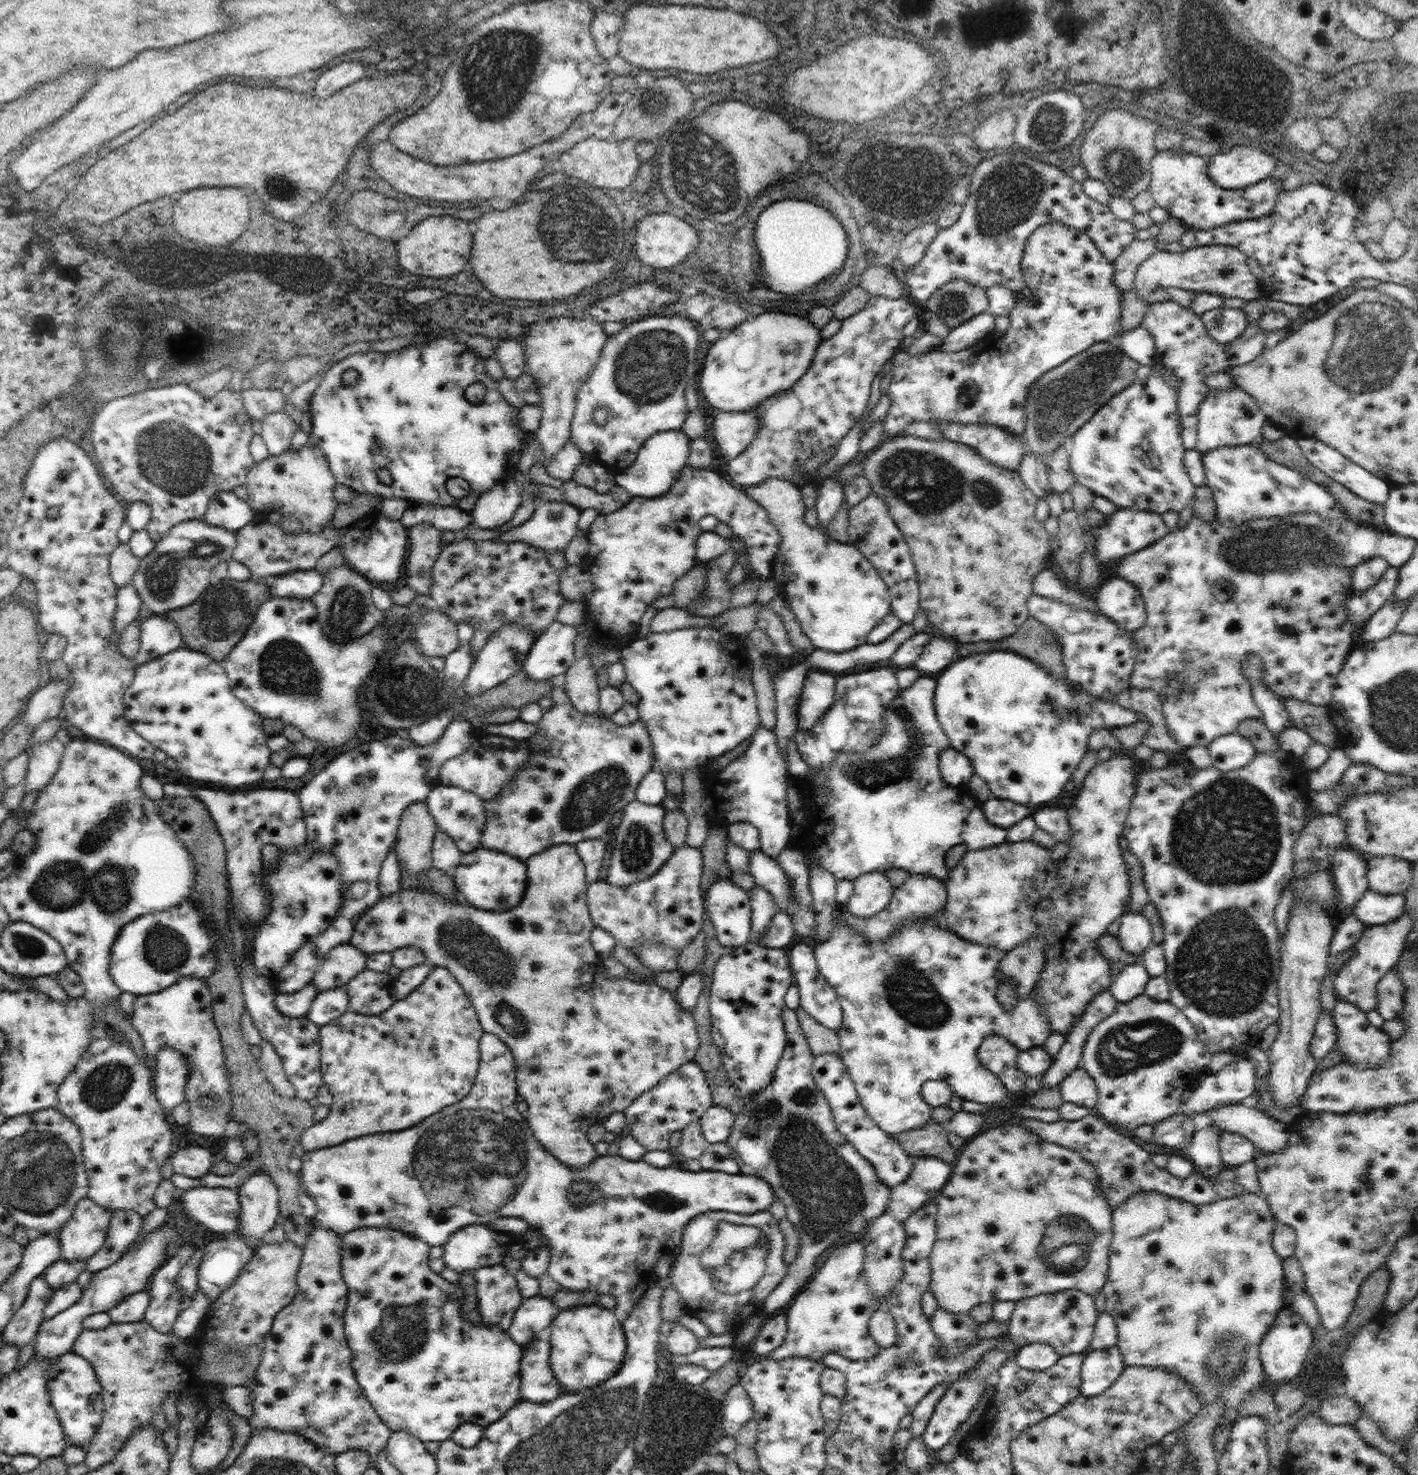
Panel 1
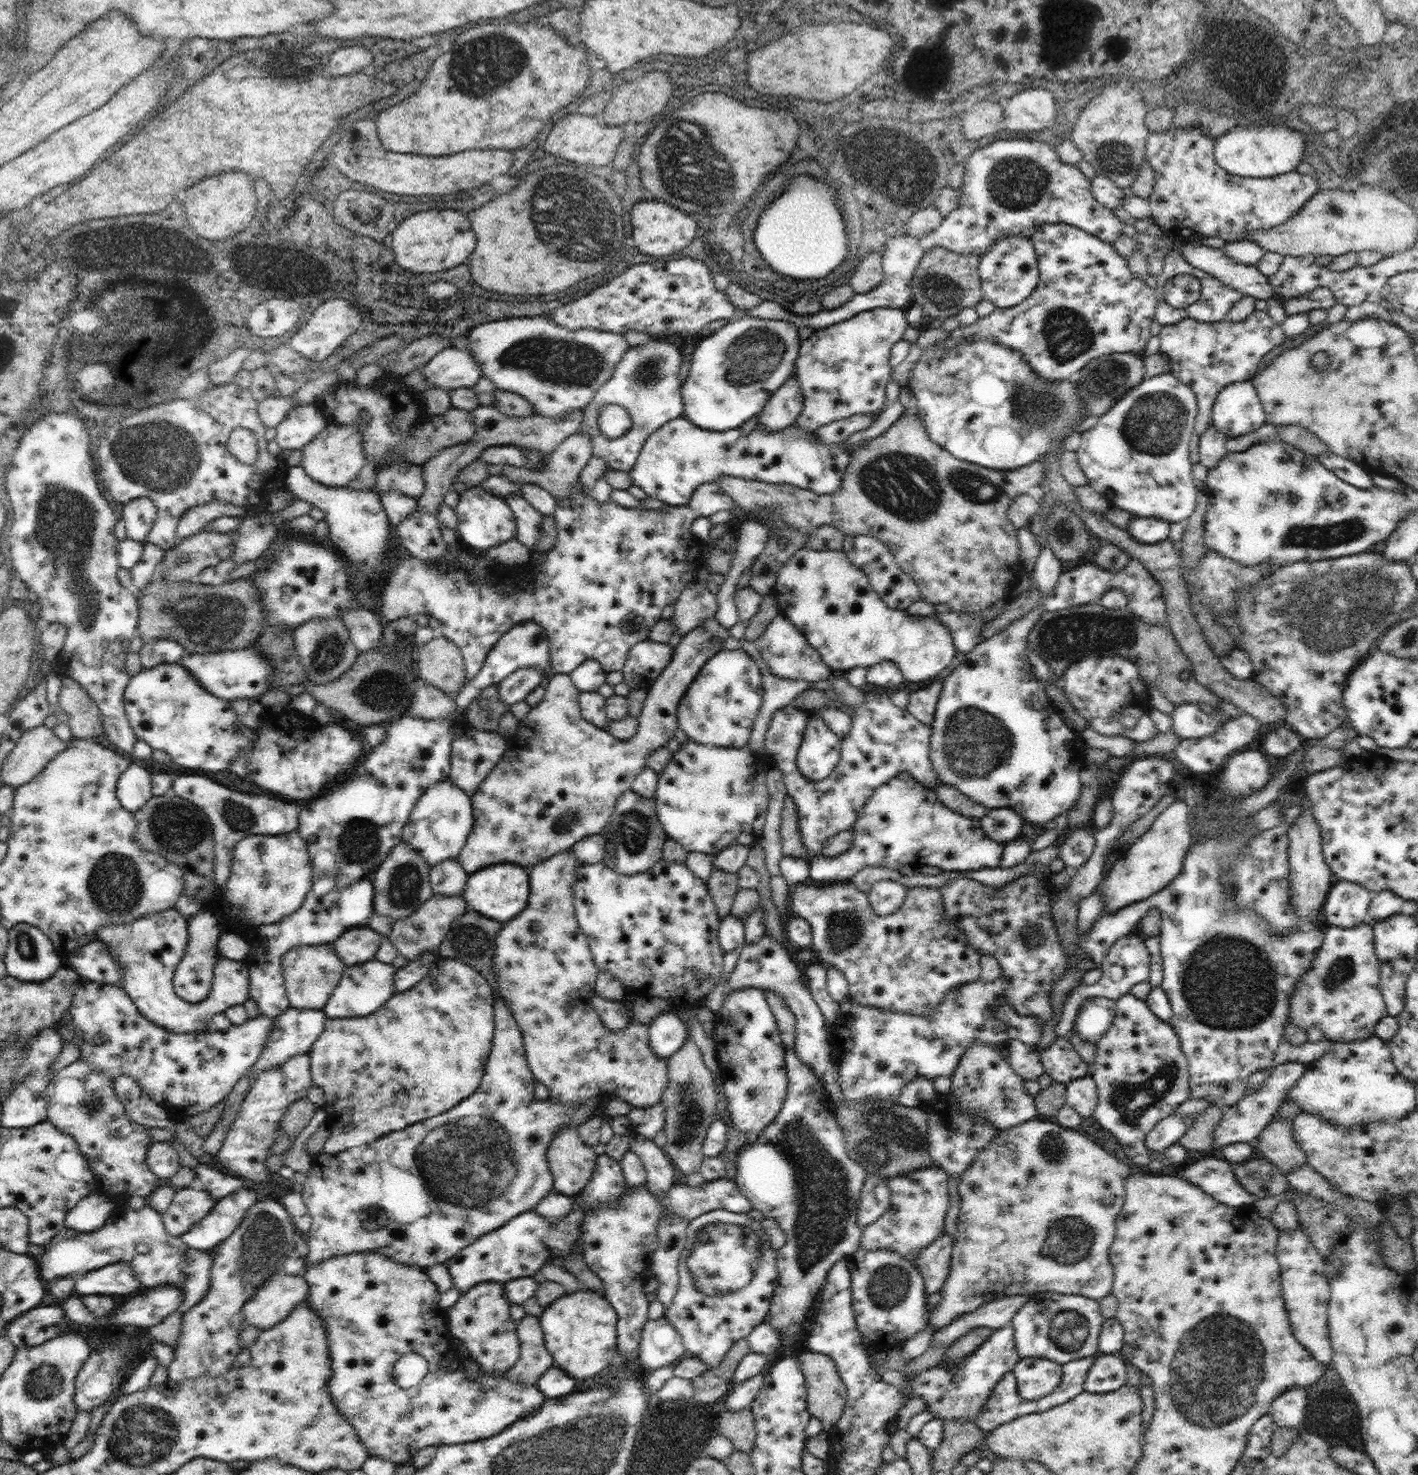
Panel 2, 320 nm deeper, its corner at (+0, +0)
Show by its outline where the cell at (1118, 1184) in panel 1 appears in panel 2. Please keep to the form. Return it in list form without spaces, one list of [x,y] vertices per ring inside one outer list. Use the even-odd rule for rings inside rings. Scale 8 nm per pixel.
[[[1204,1157],[1184,1166],[1182,1177],[1230,1207],[1252,1206],[1257,1199],[1238,1182],[1234,1165],[1224,1158]]]

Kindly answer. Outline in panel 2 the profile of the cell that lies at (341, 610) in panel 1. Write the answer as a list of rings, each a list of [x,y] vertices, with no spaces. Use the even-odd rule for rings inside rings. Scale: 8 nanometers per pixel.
[[[312,619],[300,625],[294,630],[294,644],[306,676],[314,684],[326,684],[340,678],[360,654],[342,619]]]

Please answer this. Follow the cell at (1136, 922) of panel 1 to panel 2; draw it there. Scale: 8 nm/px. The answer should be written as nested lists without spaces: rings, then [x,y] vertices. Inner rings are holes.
[[[1133,933],[1129,934],[1128,936],[1124,936],[1122,938],[1119,938],[1108,951],[1108,954],[1104,957],[1103,963],[1101,964],[1100,970],[1103,972],[1101,974],[1100,980],[1096,982],[1096,984],[1091,984],[1088,986],[1087,984],[1080,983],[1078,987],[1075,987],[1072,990],[1072,994],[1067,997],[1065,1000],[1065,1003],[1063,1004],[1062,1008],[1062,1016],[1060,1021],[1057,1024],[1057,1027],[1055,1028],[1056,1036],[1060,1038],[1070,1038],[1071,1034],[1073,1033],[1074,1028],[1074,1021],[1076,1020],[1079,1006],[1086,1000],[1086,998],[1092,998],[1092,997],[1106,997],[1111,998],[1112,1000],[1117,1001],[1120,997],[1124,995],[1128,995],[1131,992],[1131,988],[1140,982],[1148,981],[1149,980],[1149,974],[1151,969],[1150,964],[1151,958],[1150,953],[1147,951],[1145,940],[1142,939],[1139,935],[1133,935]]]

